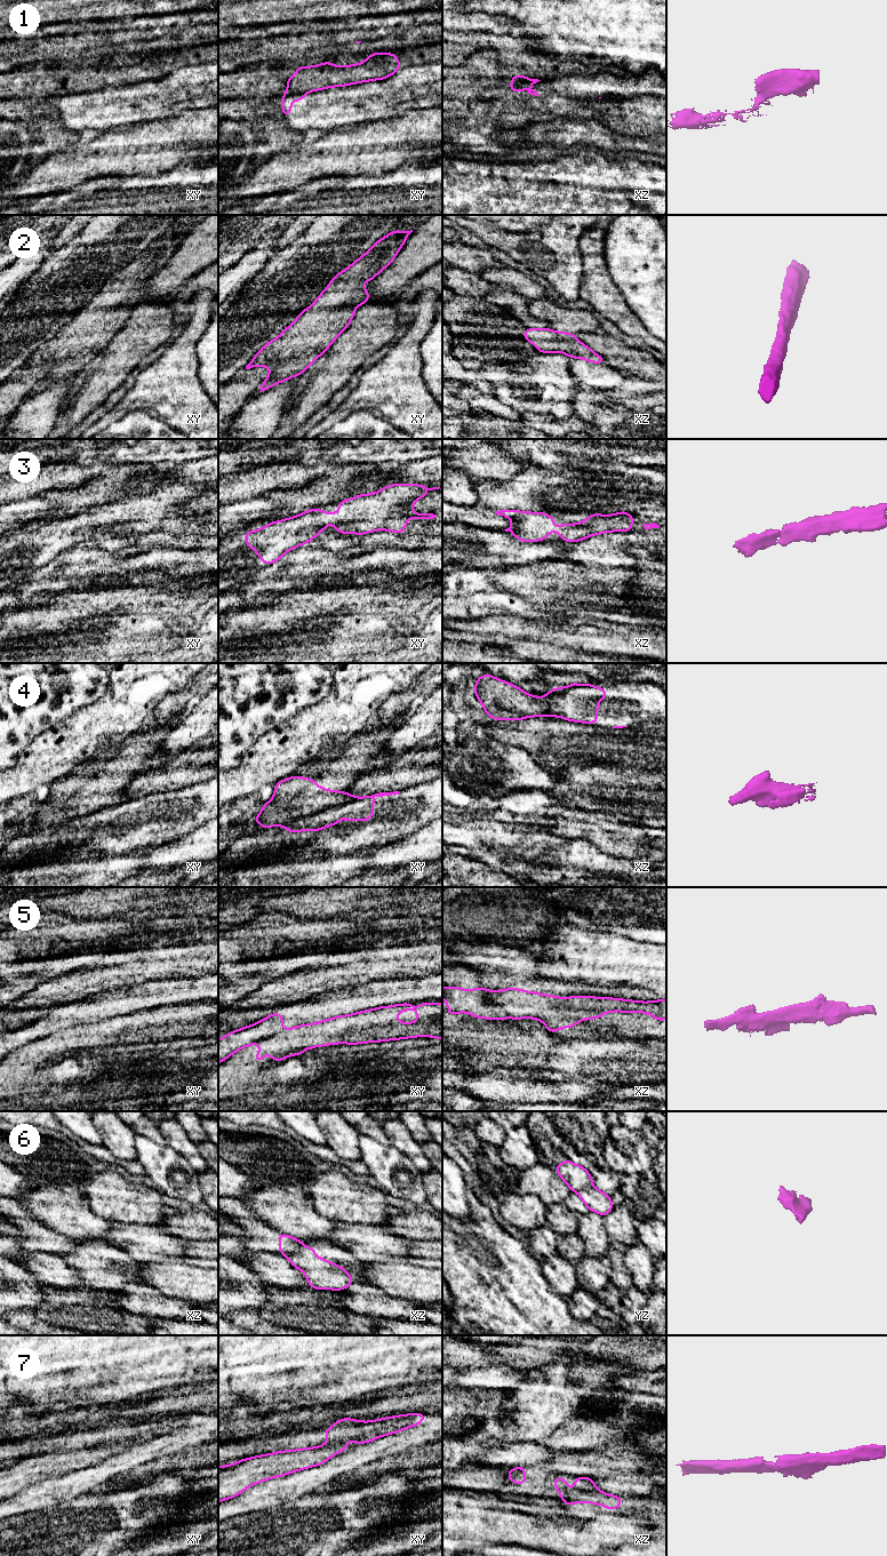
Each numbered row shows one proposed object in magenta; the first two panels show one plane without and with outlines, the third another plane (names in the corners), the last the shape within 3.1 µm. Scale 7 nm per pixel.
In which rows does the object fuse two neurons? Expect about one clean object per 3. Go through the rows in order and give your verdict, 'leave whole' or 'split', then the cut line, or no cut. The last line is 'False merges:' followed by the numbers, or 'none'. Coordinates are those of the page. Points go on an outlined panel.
1: split | xy (287, 92), (304, 93)
2: leave whole | no cut
3: leave whole | no cut
4: split | xy (357, 797), (302, 816), (287, 826)
5: split | xz (489, 991), (488, 997), (508, 1015)
6: split | xz (302, 1246), (284, 1253)
7: leave whole | no cut
False merges: 1, 4, 5, 6

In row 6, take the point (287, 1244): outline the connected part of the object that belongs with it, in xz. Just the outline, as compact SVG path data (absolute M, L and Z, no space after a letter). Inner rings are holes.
M282 1232L278 1235L278 1238L279 1238L279 1253L280 1254L294 1252L304 1246L302 1240L295 1237L288 1236L286 1234L282 1234Z

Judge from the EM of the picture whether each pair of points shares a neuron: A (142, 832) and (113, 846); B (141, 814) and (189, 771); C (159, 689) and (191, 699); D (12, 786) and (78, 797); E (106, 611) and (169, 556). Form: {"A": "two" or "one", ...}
{"A": "one", "B": "two", "C": "two", "D": "two", "E": "two"}

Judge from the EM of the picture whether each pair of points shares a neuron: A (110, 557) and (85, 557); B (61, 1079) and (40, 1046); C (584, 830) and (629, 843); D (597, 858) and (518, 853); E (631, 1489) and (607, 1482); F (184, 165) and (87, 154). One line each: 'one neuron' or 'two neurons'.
A: one neuron
B: two neurons
C: one neuron
D: one neuron
E: one neuron
F: two neurons

